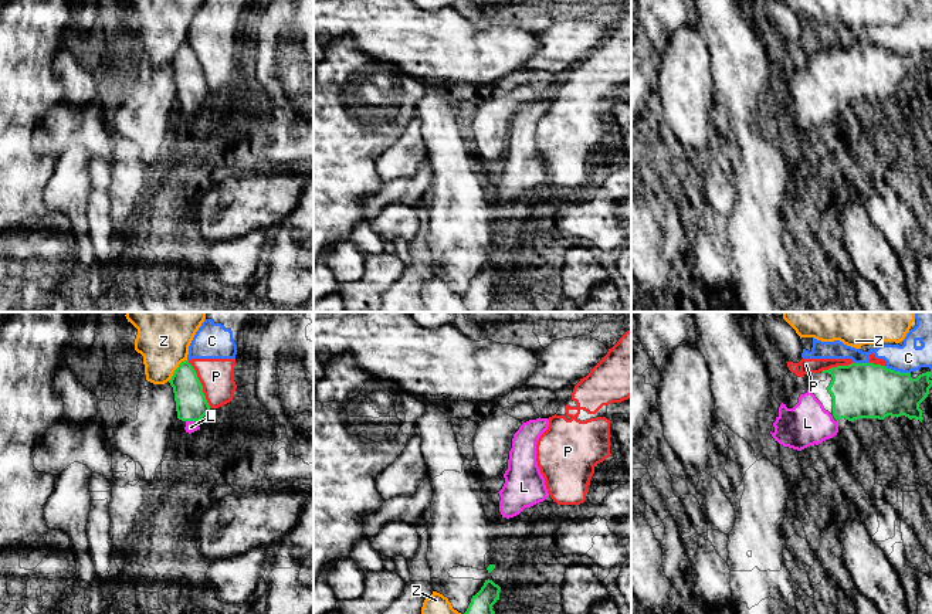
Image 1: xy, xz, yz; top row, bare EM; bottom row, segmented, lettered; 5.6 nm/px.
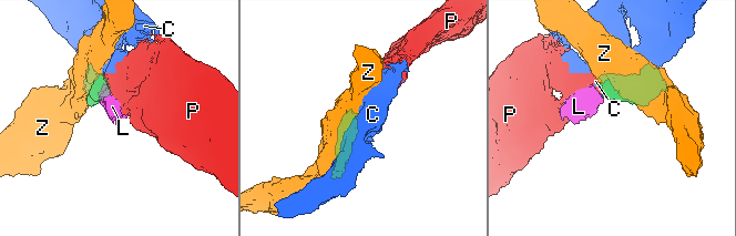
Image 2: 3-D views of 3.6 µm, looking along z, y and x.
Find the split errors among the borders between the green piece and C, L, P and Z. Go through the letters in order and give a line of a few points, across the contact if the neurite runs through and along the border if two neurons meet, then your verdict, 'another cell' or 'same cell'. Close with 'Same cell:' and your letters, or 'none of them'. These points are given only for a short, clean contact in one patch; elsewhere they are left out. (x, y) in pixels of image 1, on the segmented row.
C: another cell
L: xy (190, 402), (190, 420), (190, 427) | same cell
P: xy (187, 360), (210, 407) | another cell
Z: another cell
Same cell: L

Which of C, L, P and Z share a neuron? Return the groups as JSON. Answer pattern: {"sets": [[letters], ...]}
{"sets": [["C", "P"], ["L"], ["Z"]]}

